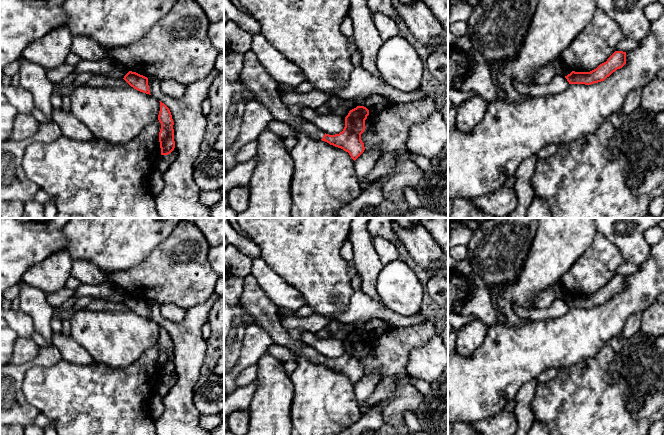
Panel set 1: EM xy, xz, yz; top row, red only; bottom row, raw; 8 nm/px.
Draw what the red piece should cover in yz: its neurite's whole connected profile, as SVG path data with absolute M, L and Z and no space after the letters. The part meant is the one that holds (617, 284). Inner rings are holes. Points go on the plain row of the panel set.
M615 275L606 286L600 288L596 293L590 296L575 296L565 300L569 308L585 308L591 309L604 305L617 293L622 292L626 288L626 276Z

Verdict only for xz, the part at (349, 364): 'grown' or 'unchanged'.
grown

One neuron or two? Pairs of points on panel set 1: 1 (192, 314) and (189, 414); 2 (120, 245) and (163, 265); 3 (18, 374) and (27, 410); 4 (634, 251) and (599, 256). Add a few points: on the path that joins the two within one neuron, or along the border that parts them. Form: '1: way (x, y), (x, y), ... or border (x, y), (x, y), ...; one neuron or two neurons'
1: way (189, 339), (186, 389); one neuron
2: border (162, 241), (140, 264), (125, 270); two neurons
3: way (16, 383), (16, 397), (19, 401); one neuron
4: border (604, 236), (617, 248), (625, 261); two neurons

